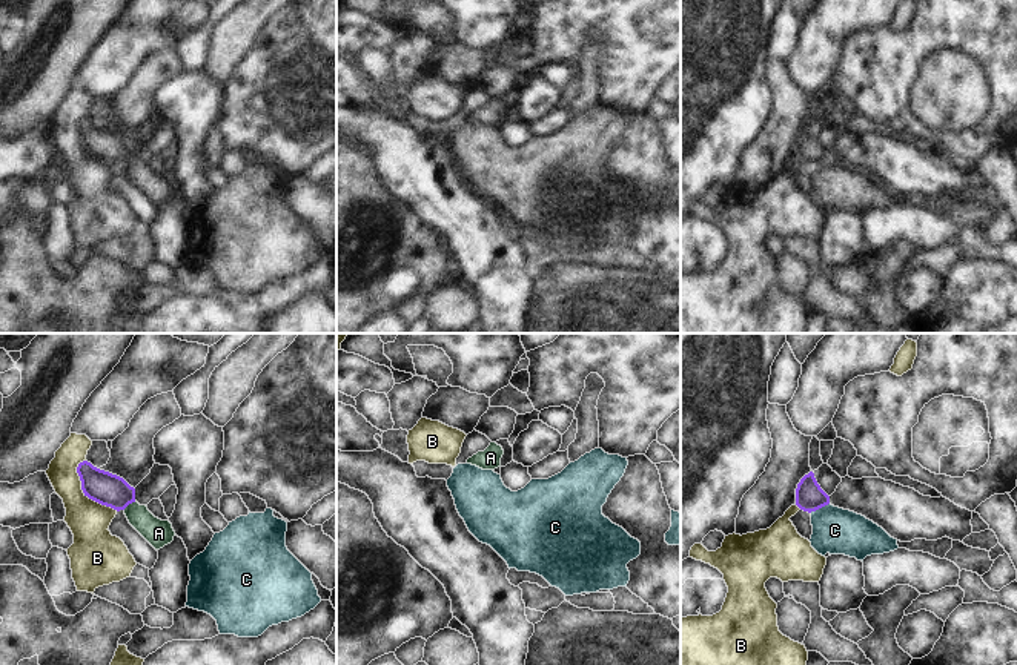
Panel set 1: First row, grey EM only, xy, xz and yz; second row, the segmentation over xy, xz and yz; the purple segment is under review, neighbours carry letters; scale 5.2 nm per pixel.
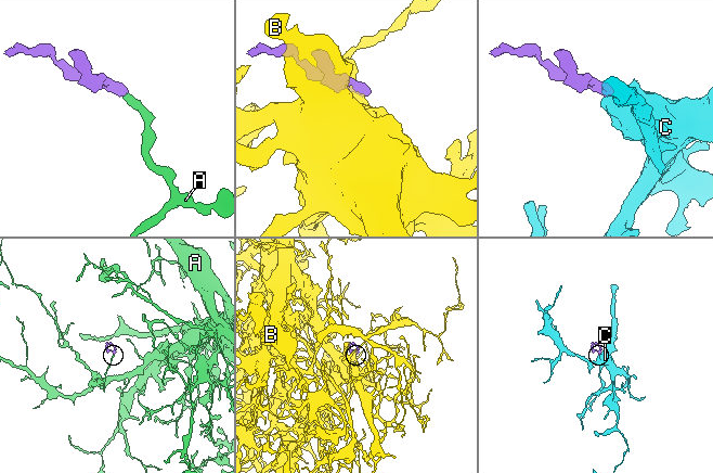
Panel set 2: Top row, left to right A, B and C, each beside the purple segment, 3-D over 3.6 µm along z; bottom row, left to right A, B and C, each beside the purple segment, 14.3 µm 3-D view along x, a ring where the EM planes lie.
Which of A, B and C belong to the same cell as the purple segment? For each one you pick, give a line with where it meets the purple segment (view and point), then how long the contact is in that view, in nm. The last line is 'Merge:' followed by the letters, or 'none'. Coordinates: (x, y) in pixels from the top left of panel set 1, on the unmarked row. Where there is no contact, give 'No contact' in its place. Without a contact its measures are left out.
A: Touches purple at xy (129, 158). Shared border 80 nm
Merge: A

